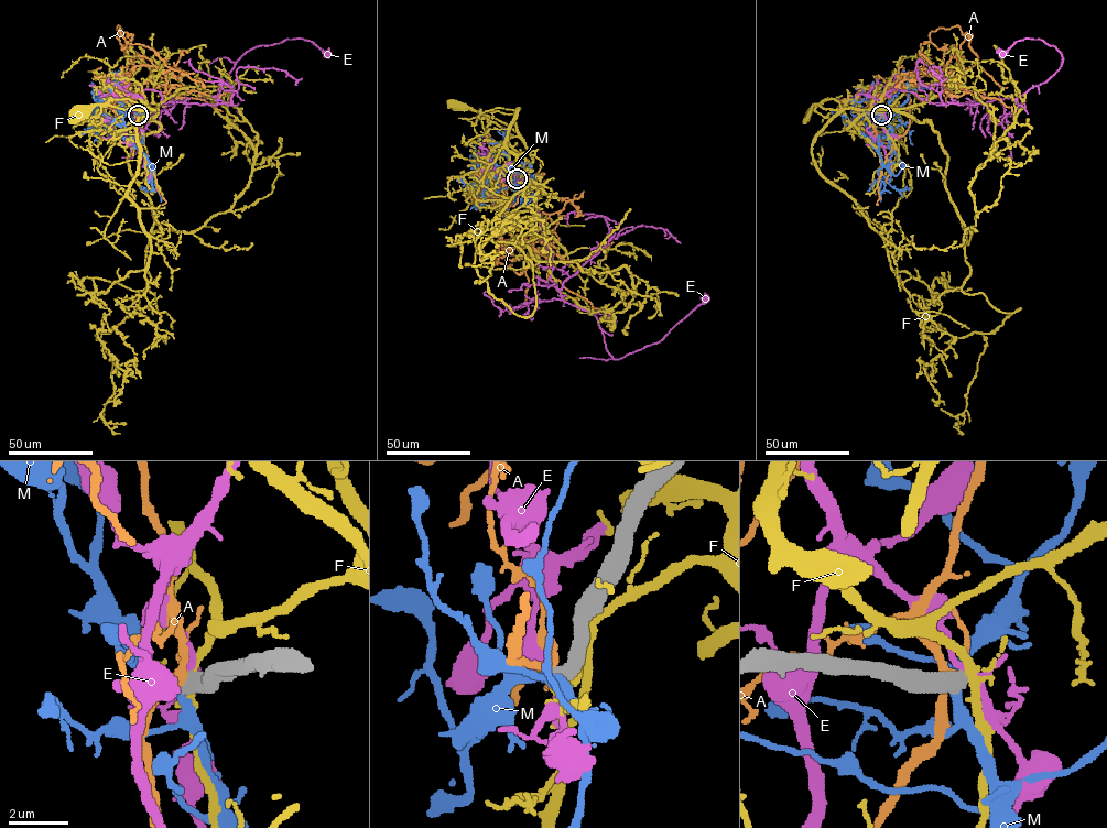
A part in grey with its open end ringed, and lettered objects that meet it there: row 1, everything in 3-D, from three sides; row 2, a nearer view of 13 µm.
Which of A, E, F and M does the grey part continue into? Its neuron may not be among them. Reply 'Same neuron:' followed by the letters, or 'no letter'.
Same neuron: no letter

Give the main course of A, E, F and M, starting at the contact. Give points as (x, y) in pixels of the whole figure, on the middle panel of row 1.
A: (517, 178), (505, 222), (530, 244), (496, 264), (511, 219), (570, 200), (584, 215)
E: (517, 178), (520, 171), (540, 215), (550, 279), (564, 301), (595, 315), (615, 359), (660, 341), (705, 298)
F: (517, 178), (533, 161), (522, 138), (497, 119), (454, 104)
M: (517, 178), (495, 175), (490, 162), (499, 169), (497, 175), (506, 170), (473, 187), (481, 192)

